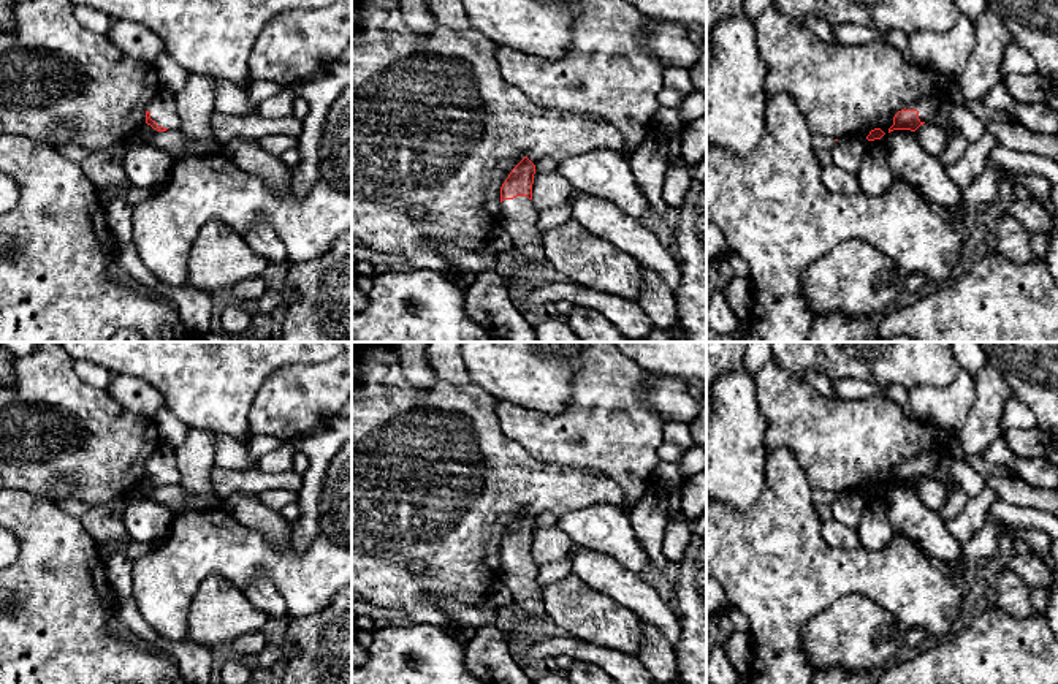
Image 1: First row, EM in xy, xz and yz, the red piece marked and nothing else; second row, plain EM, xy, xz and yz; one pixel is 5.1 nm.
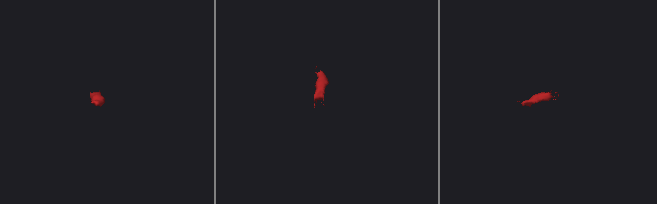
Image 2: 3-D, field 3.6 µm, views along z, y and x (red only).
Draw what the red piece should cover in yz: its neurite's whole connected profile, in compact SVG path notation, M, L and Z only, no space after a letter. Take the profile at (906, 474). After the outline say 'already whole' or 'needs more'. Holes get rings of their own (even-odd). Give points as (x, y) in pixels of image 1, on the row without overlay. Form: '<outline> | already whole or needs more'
M947 451L942 453L923 453L908 459L898 466L893 472L893 484L911 484L915 486L923 478L942 480L950 486L950 494L939 511L944 521L955 518L968 504L969 496L953 481L950 475L952 456Z | needs more

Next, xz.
M524 511L500 542L499 580L510 589L513 600L531 618L546 614L543 591L537 584L542 565L532 556L535 519Z | needs more

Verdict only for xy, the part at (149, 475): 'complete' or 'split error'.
split error

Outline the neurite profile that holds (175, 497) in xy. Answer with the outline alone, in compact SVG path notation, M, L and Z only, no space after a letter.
M144 478L130 494L141 494L143 497L158 502L174 516L182 511L204 511L223 507L223 499L220 499L214 489L192 496L179 484L157 486L147 478Z

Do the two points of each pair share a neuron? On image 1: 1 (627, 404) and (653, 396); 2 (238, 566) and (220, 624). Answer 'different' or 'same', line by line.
1: different
2: different

